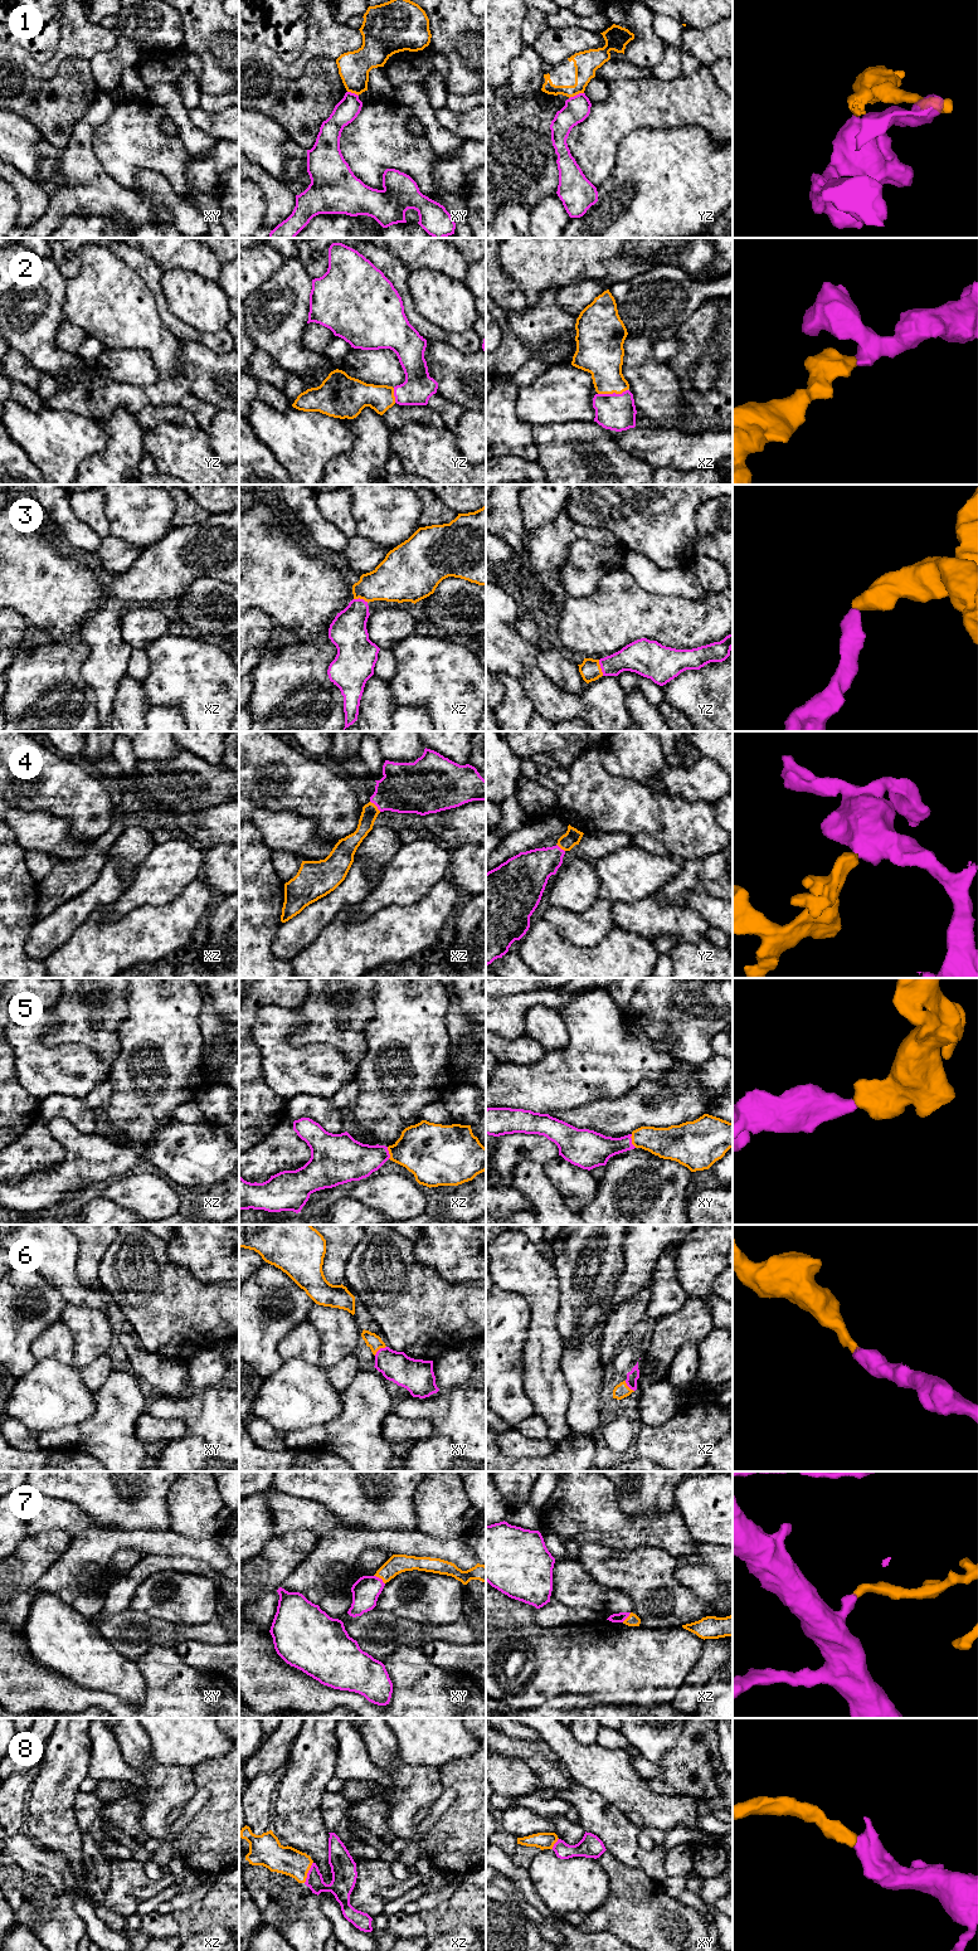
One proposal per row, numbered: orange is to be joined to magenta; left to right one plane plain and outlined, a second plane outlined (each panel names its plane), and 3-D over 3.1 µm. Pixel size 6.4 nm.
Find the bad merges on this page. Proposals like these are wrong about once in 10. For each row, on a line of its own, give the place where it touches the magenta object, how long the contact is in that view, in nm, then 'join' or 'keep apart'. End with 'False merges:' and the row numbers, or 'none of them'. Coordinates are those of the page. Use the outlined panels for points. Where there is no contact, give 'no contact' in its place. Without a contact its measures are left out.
1: yz (575, 96) | 100 nm | keep apart
2: xz (613, 393) | 190 nm | join
3: yz (601, 667) | 110 nm | join
4: xz (375, 804) | 100 nm | join
5: xy (631, 1141) | 90 nm | join
6: xy (379, 1349) | 100 nm | join
7: xy (380, 1579) | 90 nm | join
8: xz (309, 1872) | 150 nm | join
False merges: 1

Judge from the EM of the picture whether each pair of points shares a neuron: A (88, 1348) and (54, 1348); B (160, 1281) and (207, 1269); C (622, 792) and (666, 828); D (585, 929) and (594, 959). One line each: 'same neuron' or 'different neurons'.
A: different neurons
B: different neurons
C: same neuron
D: different neurons

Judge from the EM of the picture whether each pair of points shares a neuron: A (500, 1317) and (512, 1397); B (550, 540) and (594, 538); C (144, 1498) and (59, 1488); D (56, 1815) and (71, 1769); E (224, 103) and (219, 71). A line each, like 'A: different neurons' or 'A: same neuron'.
A: same neuron
B: same neuron
C: same neuron
D: same neuron
E: different neurons

